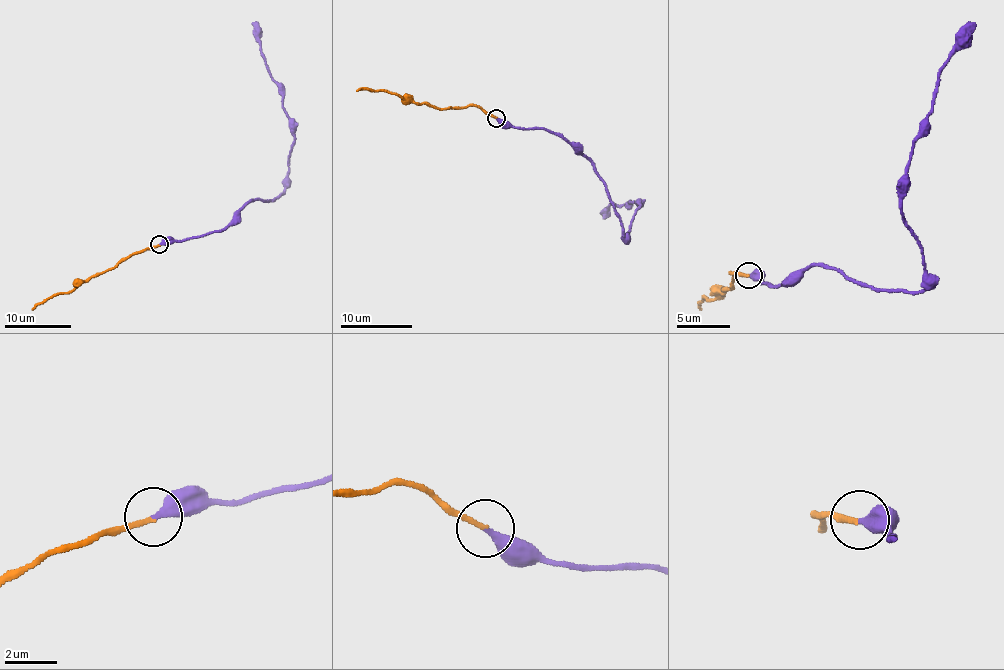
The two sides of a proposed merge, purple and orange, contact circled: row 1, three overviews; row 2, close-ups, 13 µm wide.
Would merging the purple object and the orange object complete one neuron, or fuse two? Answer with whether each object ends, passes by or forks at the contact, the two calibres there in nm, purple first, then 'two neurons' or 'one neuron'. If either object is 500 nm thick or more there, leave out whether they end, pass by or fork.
purple ends | orange ends | 340/180 nm | one neuron

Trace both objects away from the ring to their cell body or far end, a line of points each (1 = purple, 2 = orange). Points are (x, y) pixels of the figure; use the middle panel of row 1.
1: (496, 118), (514, 126), (556, 132), (586, 157), (625, 236), (641, 200), (608, 206), (609, 215), (604, 218)
2: (494, 118), (478, 106), (444, 109), (418, 104), (396, 94), (357, 91)

